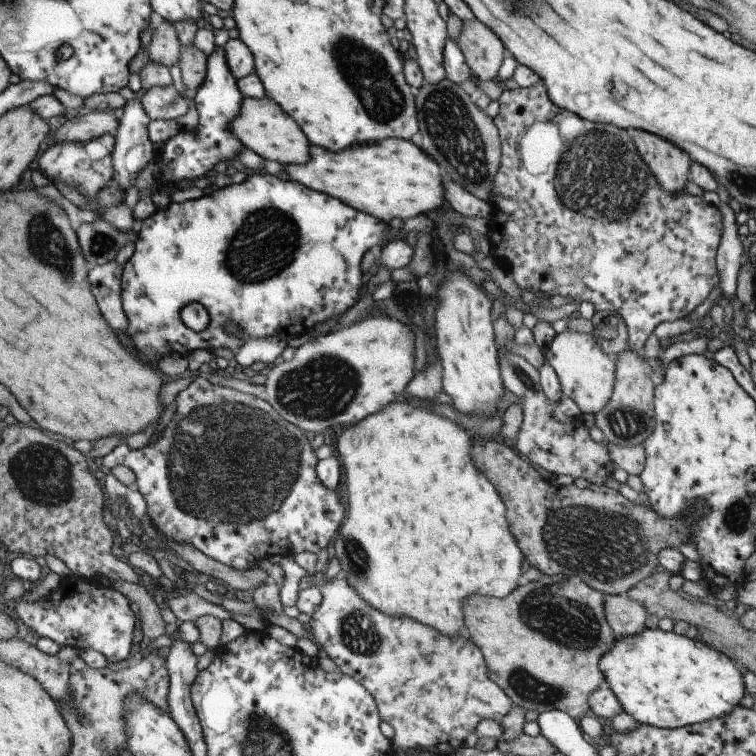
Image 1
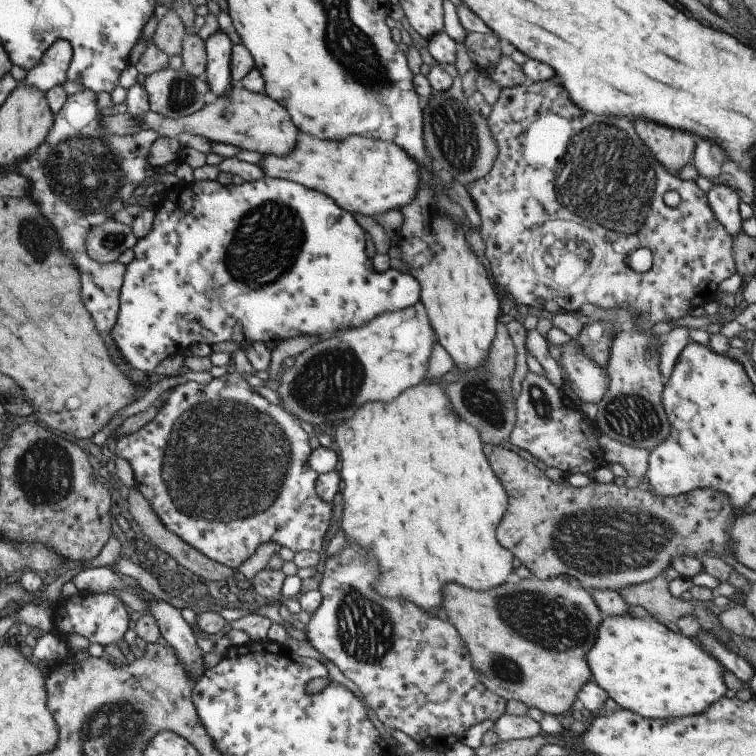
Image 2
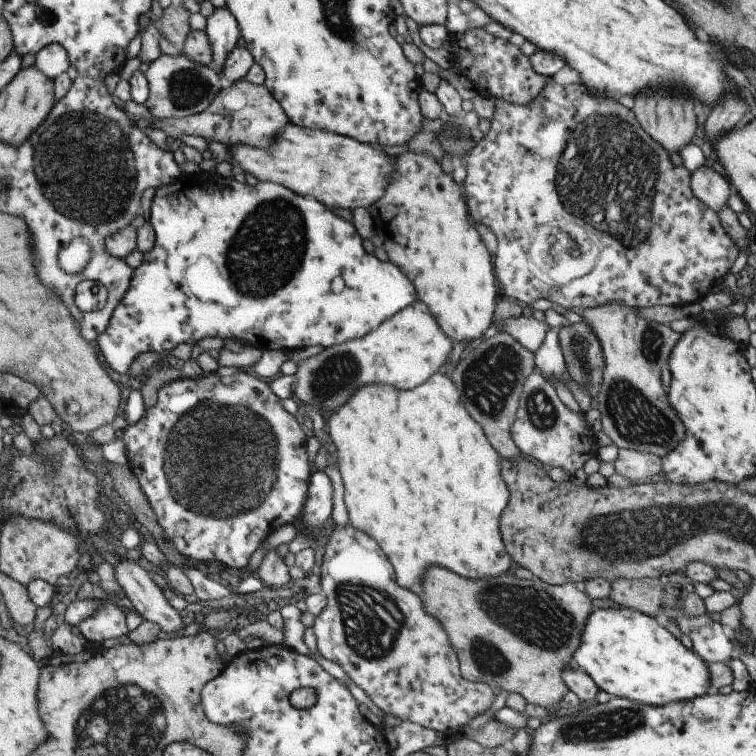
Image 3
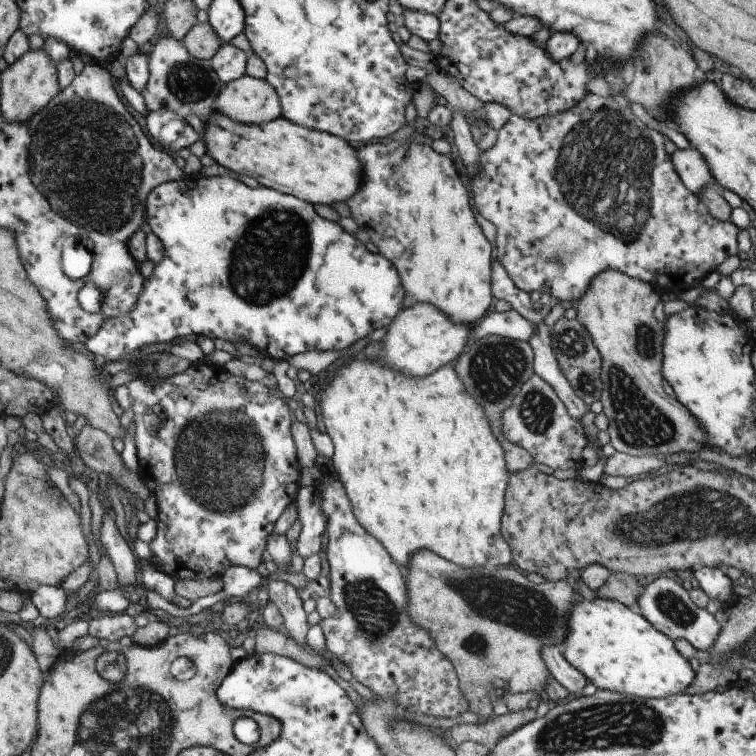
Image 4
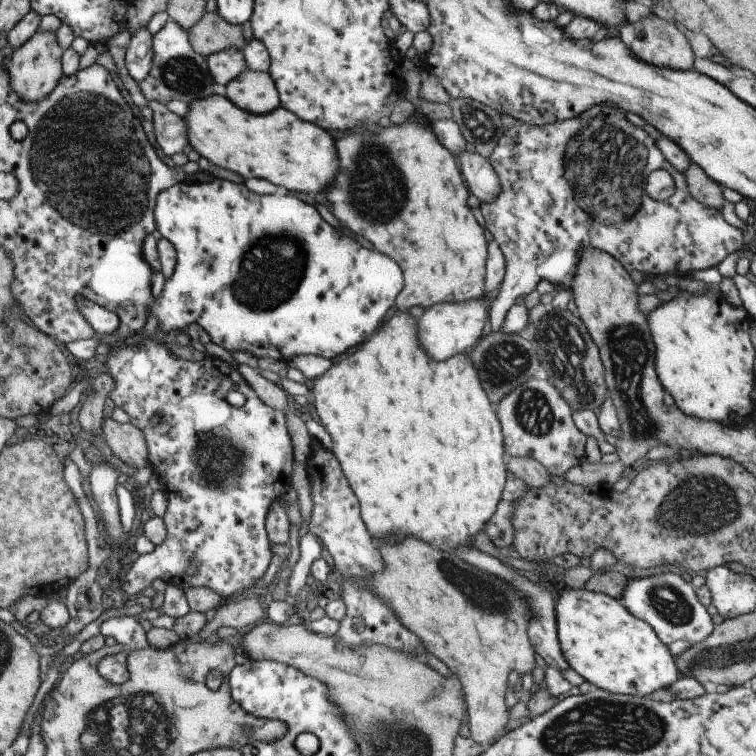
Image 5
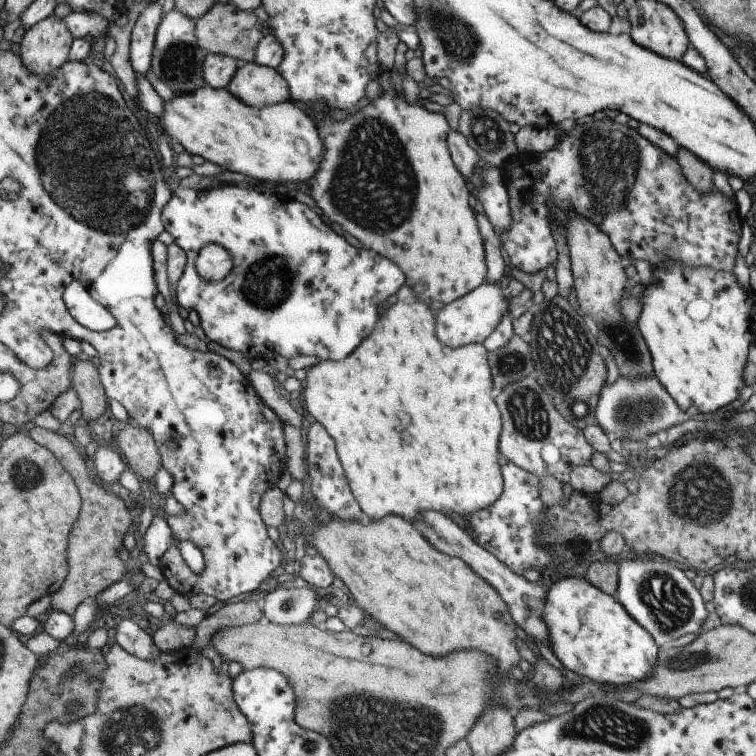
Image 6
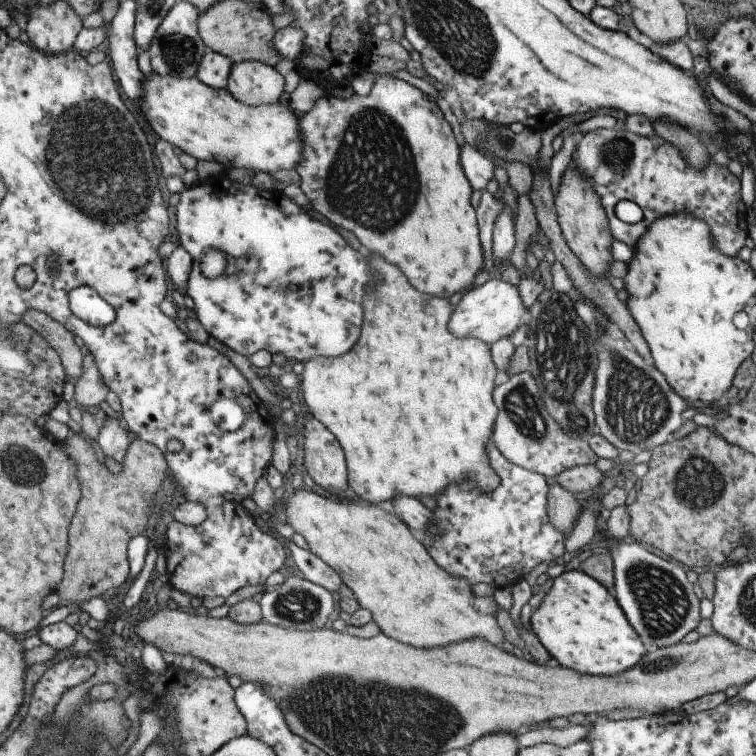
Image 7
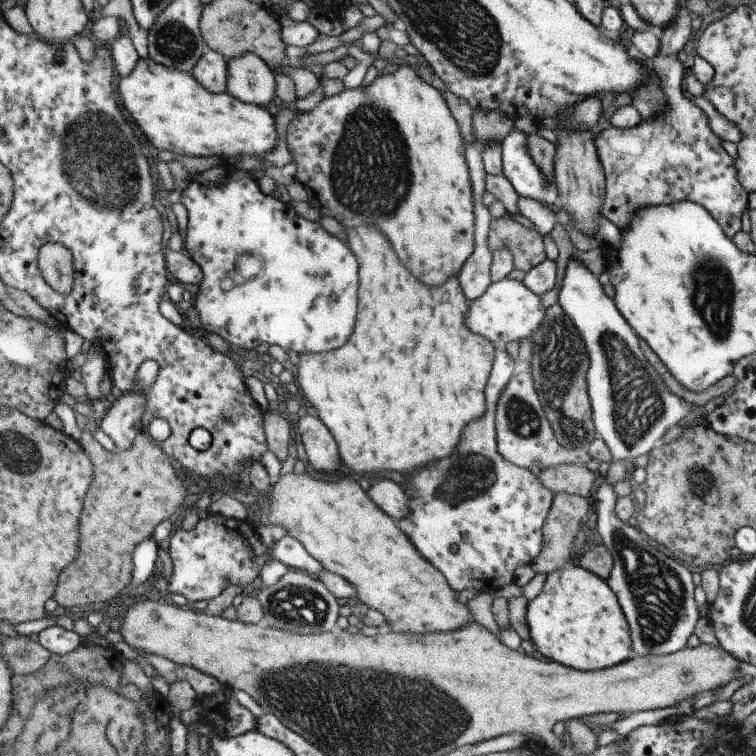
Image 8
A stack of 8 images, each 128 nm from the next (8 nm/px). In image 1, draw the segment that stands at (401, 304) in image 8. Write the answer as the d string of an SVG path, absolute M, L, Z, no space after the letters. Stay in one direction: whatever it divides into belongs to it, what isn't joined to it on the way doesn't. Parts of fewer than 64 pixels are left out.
M410 399L404 401L392 401L388 403L382 410L366 416L356 424L349 426L348 430L344 430L336 442L336 450L340 462L344 460L342 468L346 472L346 490L348 490L348 510L342 522L342 526L338 528L338 533L332 540L331 553L335 553L338 562L340 562L340 577L344 574L344 580L376 610L388 614L388 616L408 616L412 620L418 620L420 624L432 626L450 636L450 638L458 638L465 635L464 631L464 612L462 612L462 602L472 596L472 594L492 594L496 597L508 596L514 588L520 584L520 574L522 574L522 564L524 564L524 556L516 544L516 540L512 536L506 518L506 506L500 500L498 492L494 490L494 484L490 484L486 480L486 476L482 472L478 472L478 468L474 468L474 460L472 460L472 444L474 444L474 435L461 427L458 423L440 416L432 410L429 402L416 402Z

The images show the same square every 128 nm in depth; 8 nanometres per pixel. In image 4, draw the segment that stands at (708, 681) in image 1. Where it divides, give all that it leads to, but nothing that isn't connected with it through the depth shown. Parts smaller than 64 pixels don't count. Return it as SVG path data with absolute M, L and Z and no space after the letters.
M612 599L579 600L570 608L568 634L561 643L564 658L598 689L640 697L662 699L682 695L694 682L696 672L674 646L645 616Z

